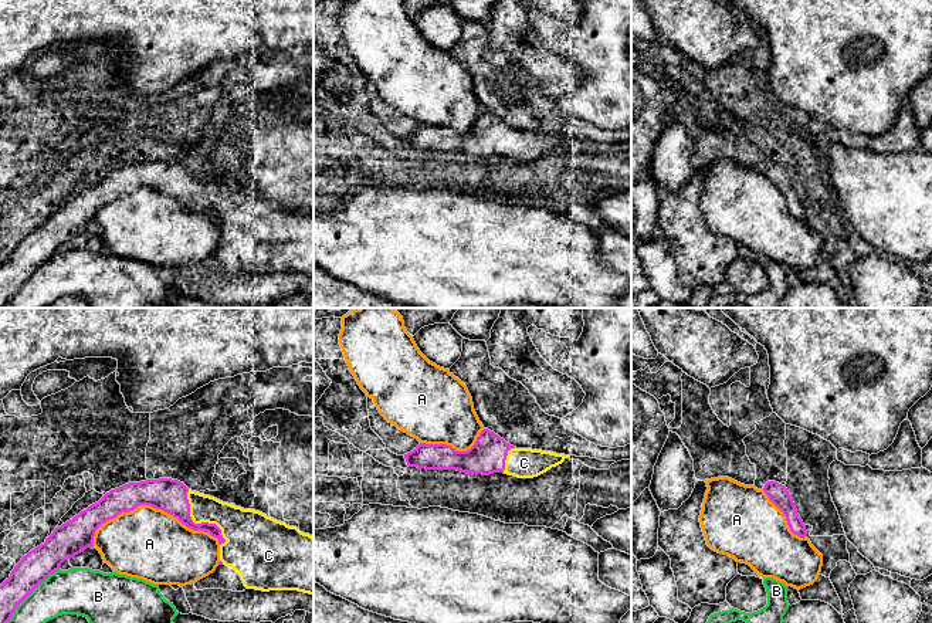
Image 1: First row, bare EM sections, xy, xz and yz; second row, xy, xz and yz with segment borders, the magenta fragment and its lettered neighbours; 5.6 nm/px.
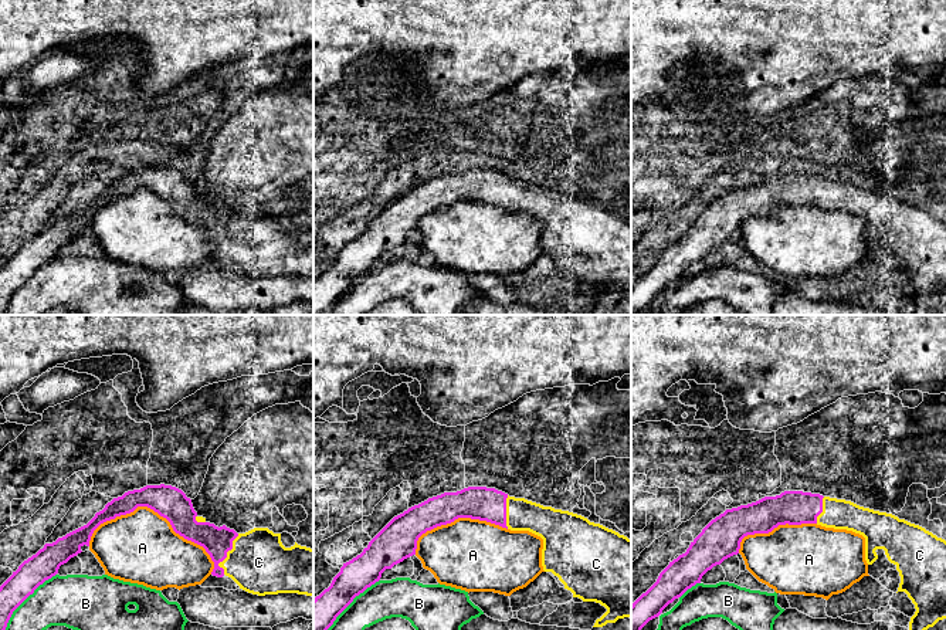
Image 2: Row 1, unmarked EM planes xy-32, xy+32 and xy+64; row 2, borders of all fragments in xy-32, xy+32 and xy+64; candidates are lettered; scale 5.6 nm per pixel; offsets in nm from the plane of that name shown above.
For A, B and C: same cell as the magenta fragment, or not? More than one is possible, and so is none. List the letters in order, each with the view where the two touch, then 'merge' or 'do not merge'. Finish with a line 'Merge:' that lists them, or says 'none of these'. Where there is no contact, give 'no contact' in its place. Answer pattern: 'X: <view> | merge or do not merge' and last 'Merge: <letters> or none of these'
A: xy | do not merge
B: xy | do not merge
C: xy | merge
Merge: C

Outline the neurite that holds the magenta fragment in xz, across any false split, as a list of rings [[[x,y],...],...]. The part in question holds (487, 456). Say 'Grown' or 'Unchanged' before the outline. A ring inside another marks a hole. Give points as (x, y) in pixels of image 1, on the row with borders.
Grown. [[[488,429],[479,433],[475,444],[467,451],[457,451],[447,444],[420,443],[413,451],[404,454],[409,467],[457,470],[482,475],[504,473],[518,478],[538,477],[569,457],[542,450],[516,448]]]

